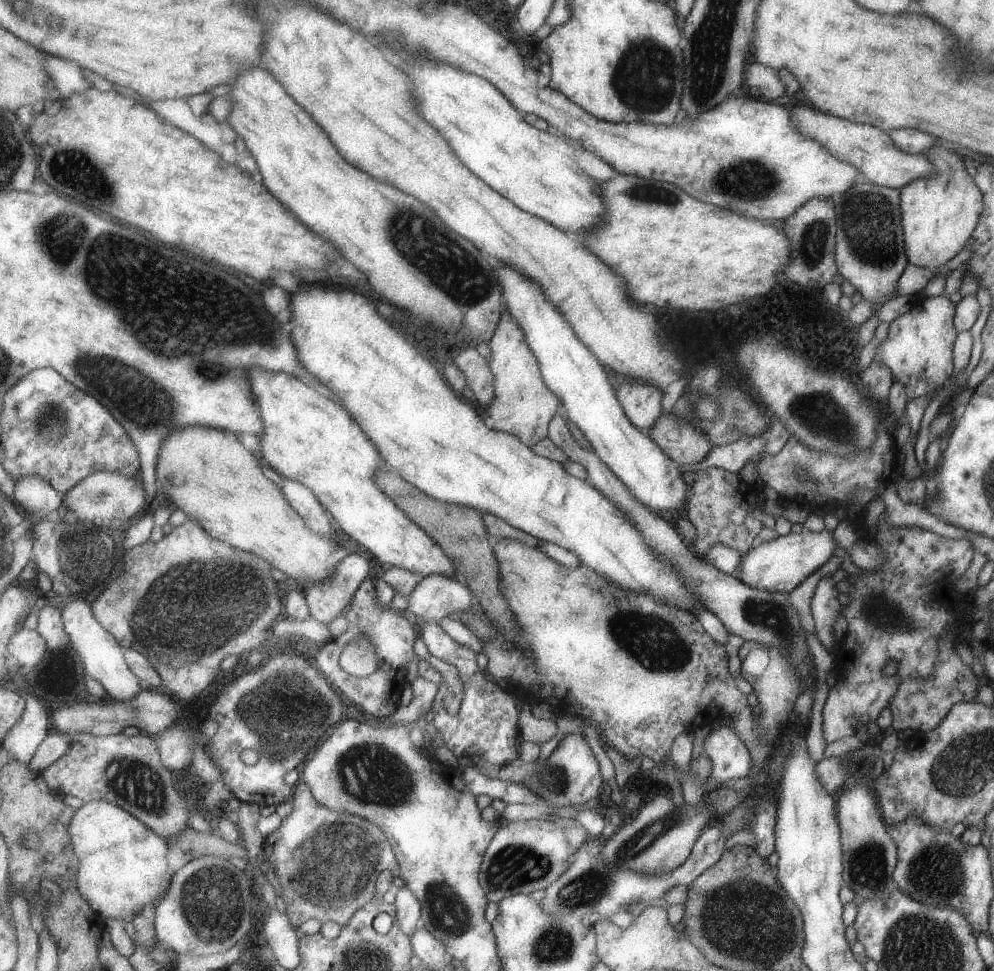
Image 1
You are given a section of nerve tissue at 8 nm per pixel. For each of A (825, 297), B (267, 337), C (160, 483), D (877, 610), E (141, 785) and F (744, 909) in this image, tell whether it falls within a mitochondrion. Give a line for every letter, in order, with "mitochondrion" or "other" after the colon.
A: other
B: mitochondrion
C: other
D: mitochondrion
E: mitochondrion
F: mitochondrion

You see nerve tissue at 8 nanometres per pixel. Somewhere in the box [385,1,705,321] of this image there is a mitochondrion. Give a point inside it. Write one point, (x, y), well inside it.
(643, 78)

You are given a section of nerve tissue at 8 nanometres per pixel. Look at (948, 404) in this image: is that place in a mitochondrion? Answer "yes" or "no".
no

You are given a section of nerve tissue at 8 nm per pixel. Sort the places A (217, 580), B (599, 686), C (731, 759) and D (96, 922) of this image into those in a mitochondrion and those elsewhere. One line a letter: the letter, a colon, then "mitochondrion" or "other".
A: mitochondrion
B: other
C: mitochondrion
D: other

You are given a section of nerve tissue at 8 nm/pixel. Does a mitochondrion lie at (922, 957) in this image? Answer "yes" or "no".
yes

